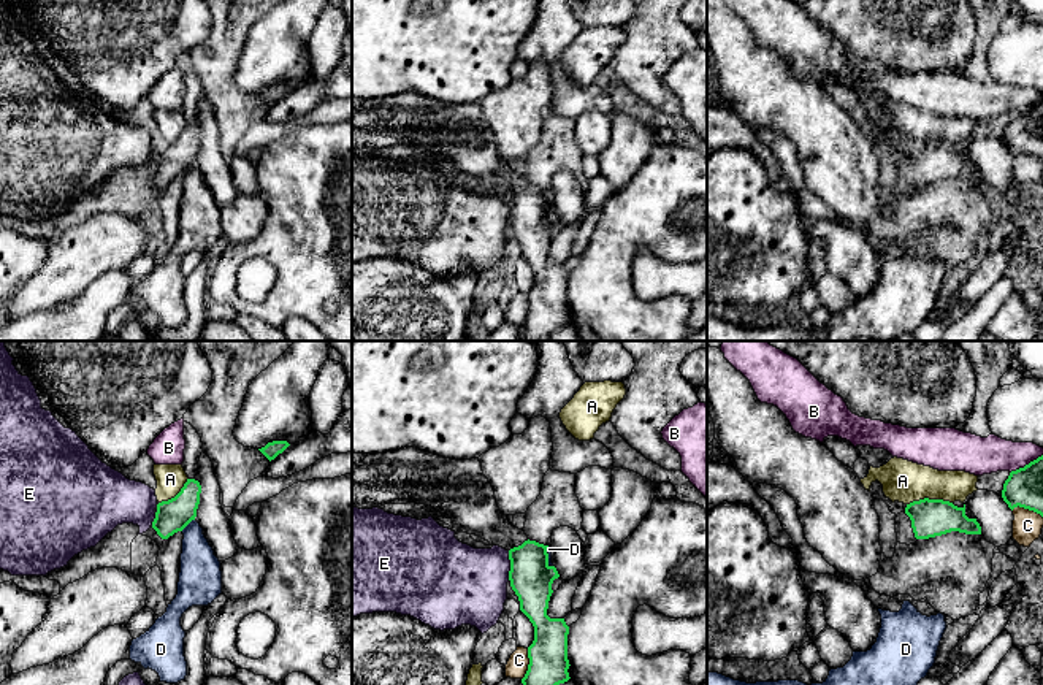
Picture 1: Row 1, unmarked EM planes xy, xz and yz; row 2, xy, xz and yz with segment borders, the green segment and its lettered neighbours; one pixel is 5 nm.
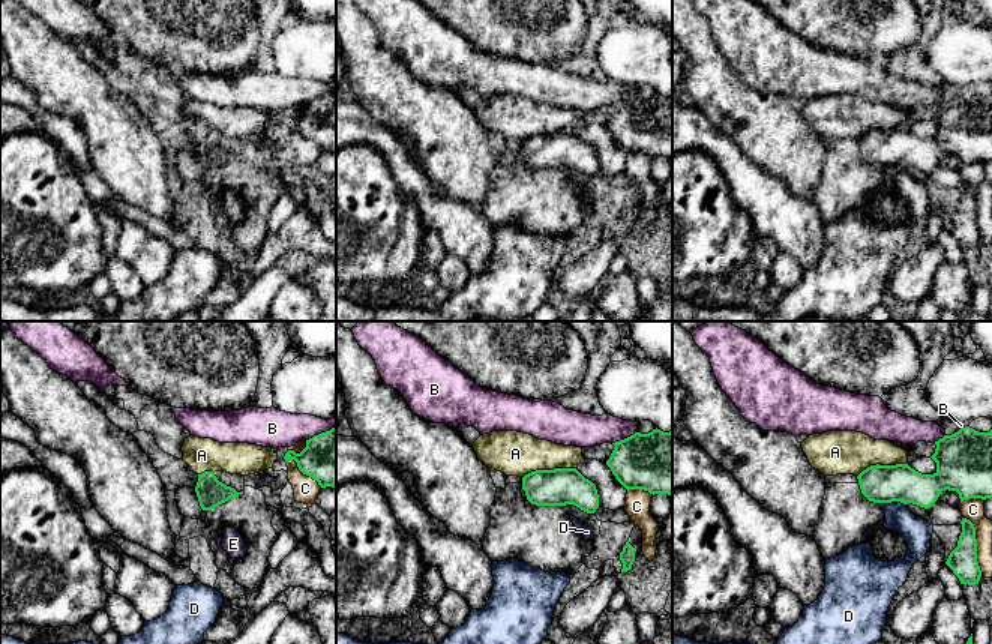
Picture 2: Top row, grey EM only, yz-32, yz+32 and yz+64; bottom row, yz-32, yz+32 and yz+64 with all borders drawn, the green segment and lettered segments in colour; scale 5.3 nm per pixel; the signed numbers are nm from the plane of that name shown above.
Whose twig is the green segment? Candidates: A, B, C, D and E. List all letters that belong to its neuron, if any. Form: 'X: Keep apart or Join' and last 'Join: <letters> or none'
A: Keep apart
B: Keep apart
C: Keep apart
D: Keep apart
E: Keep apart
Join: none

